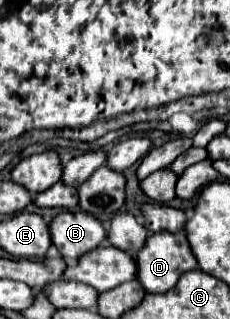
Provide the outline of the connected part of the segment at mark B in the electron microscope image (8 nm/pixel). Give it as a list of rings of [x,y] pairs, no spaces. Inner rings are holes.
[[[66,211],[50,221],[50,235],[64,259],[80,259],[100,247],[108,233],[96,217],[84,211]]]

